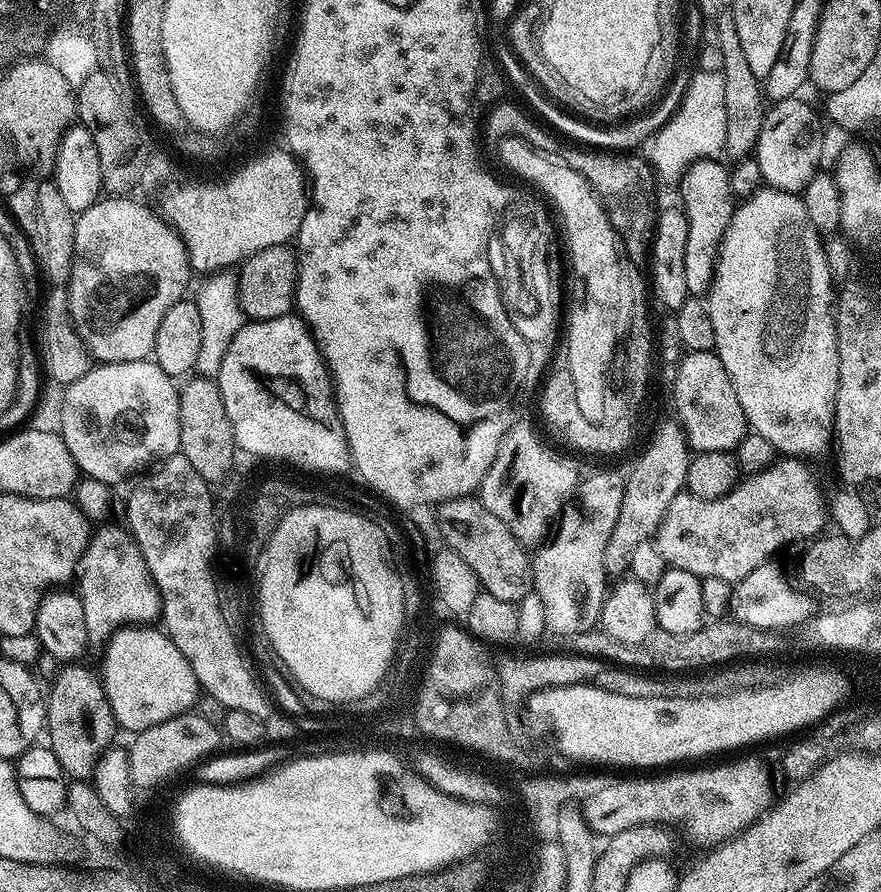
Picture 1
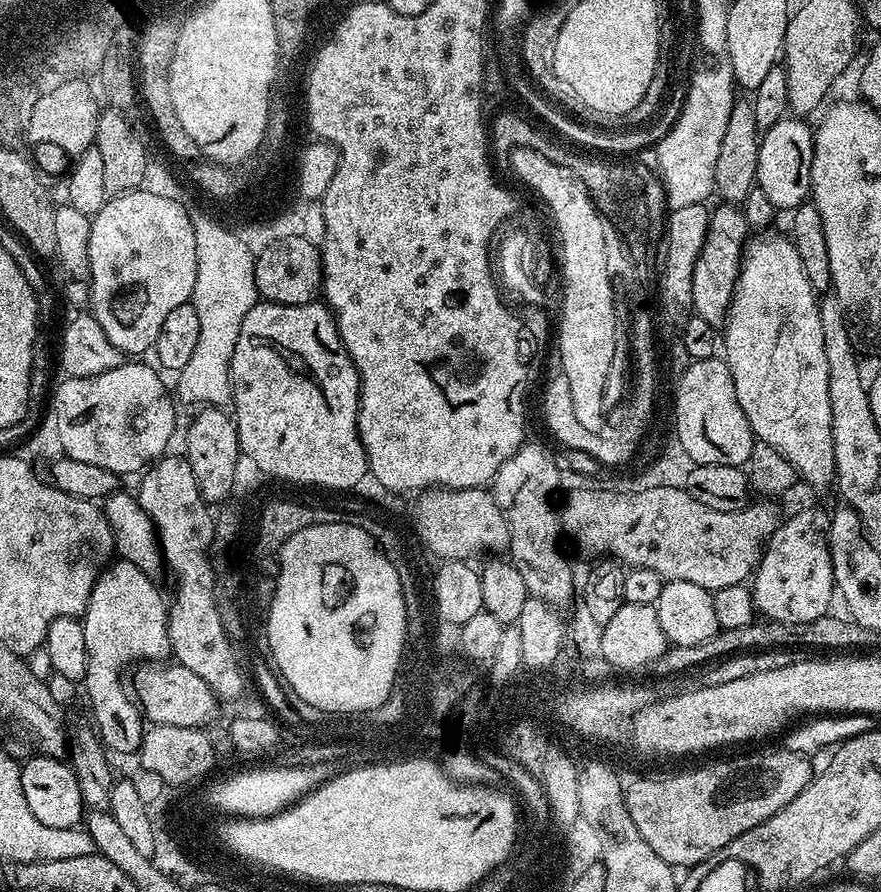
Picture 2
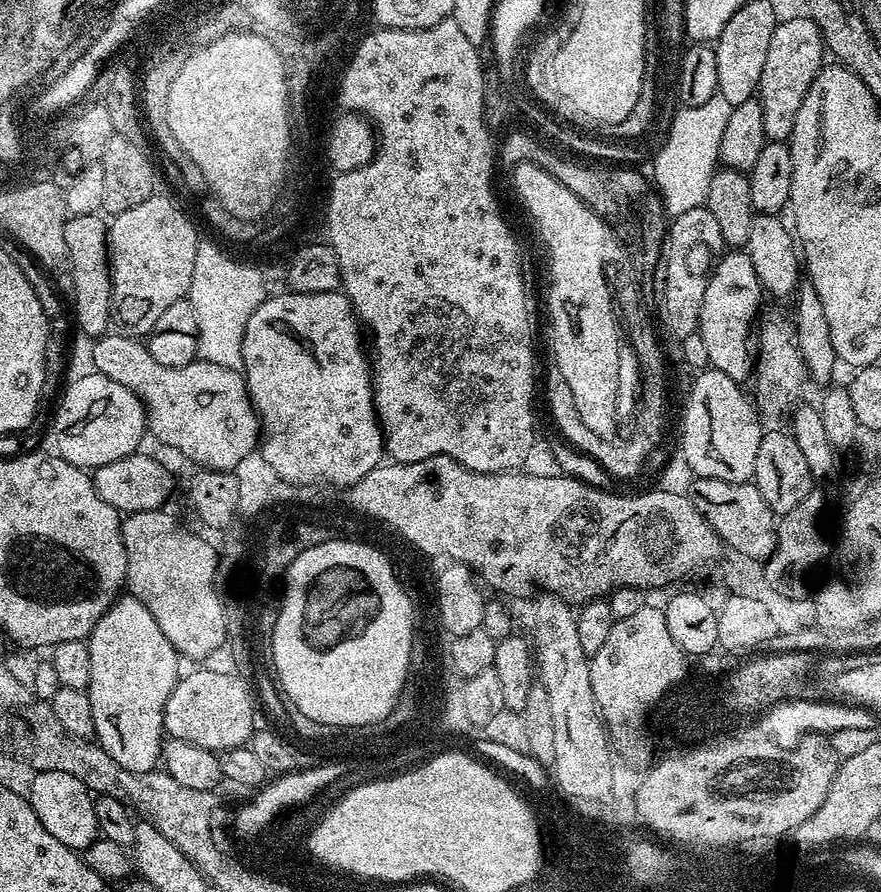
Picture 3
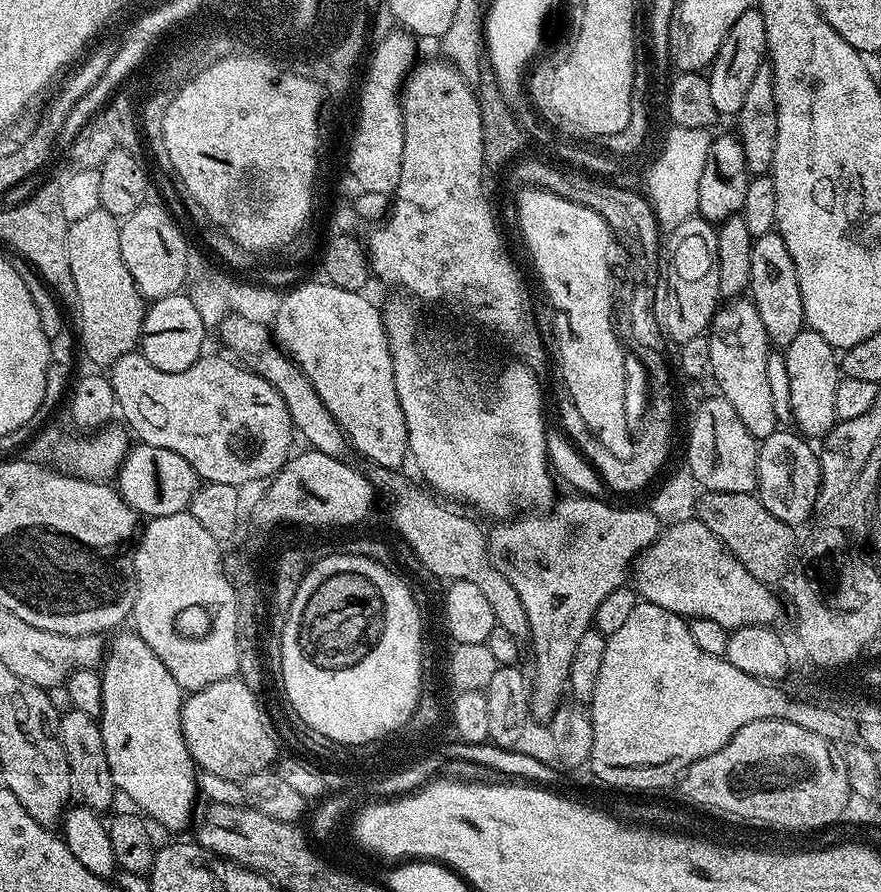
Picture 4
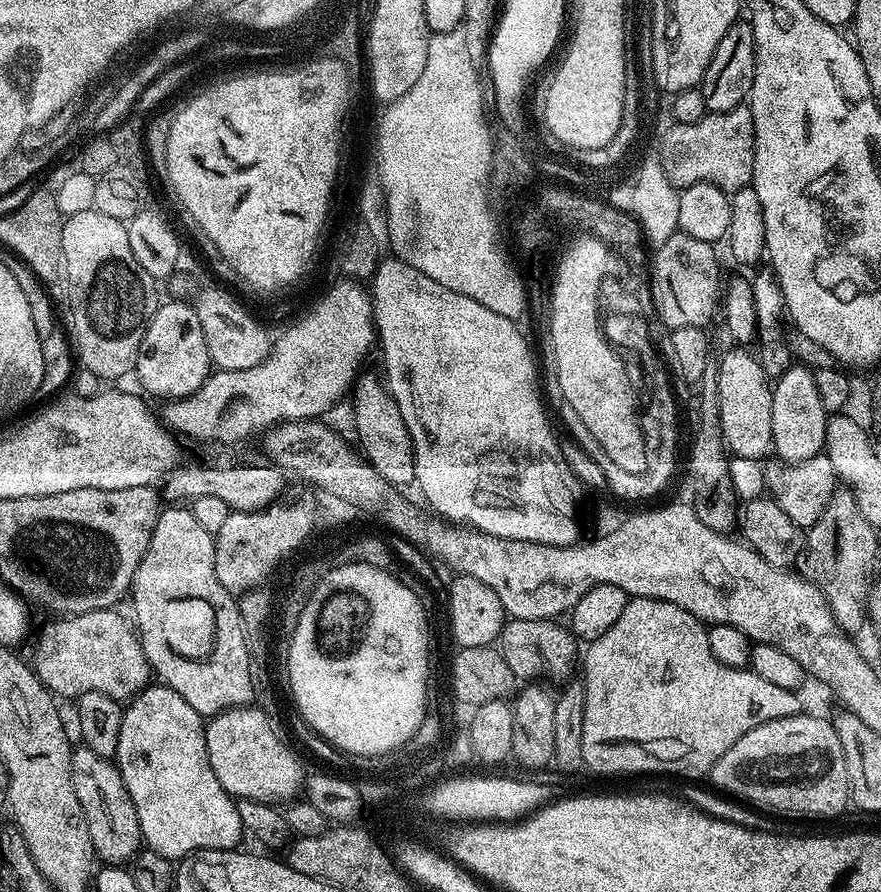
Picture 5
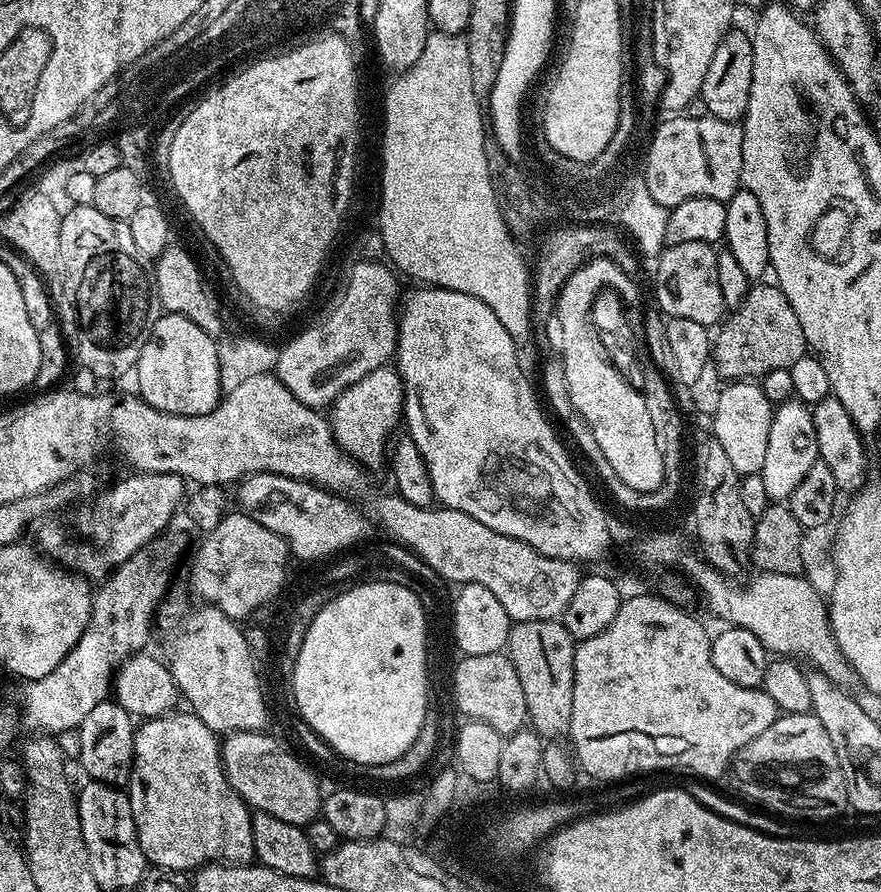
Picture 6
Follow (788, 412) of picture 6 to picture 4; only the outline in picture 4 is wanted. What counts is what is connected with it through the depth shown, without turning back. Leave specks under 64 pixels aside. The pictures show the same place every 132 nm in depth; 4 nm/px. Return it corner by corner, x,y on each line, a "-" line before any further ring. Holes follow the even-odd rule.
805,330
798,334
798,338
794,338
794,342
790,342
790,346
783,349
785,360
785,368
789,371
790,378
790,406
792,407
791,423
798,429
799,435
805,438
823,438
828,435
829,430
838,422
836,419
836,411
834,410
834,390
838,386
838,382
842,378
841,365
838,363
837,349
832,347
830,342
826,342
826,338
822,338
822,334

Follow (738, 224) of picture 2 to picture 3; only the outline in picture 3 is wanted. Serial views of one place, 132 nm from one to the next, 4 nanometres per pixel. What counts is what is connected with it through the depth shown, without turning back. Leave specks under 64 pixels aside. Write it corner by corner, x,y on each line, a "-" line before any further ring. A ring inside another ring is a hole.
725,251
717,259
712,274
708,277
698,331
702,342
706,342
709,365
737,382
744,382
754,372
754,352
751,347
748,349
748,339
751,336
753,339
754,336
760,296
762,297
760,279
758,274
754,274
754,262
750,262
747,251

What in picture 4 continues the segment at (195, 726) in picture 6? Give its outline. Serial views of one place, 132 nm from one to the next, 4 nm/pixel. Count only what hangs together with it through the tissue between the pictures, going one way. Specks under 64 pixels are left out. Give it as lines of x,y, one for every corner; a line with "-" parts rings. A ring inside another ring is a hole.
121,631
121,636
113,644
111,641
107,645
102,667
99,669
102,678
102,710
98,723
102,730
102,743
106,746
106,762
110,762
110,774
117,789
123,795
125,792
153,825
161,824
168,832
180,832
191,822
192,811
196,808
196,800
198,801
198,769
184,741
180,717
186,696
178,682
174,682
174,674
170,674
170,670
162,666
154,650
150,650
150,646
146,646
146,642
142,642
135,631
127,631

